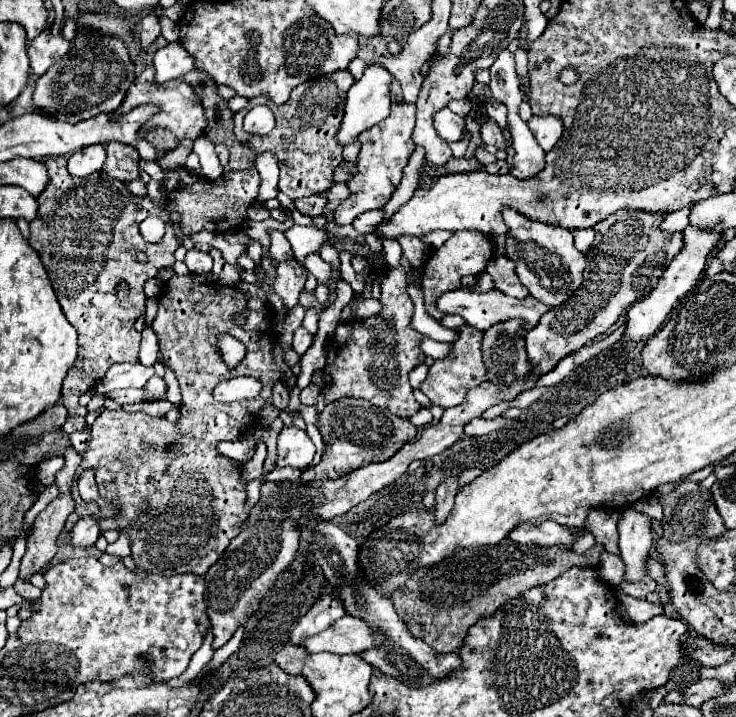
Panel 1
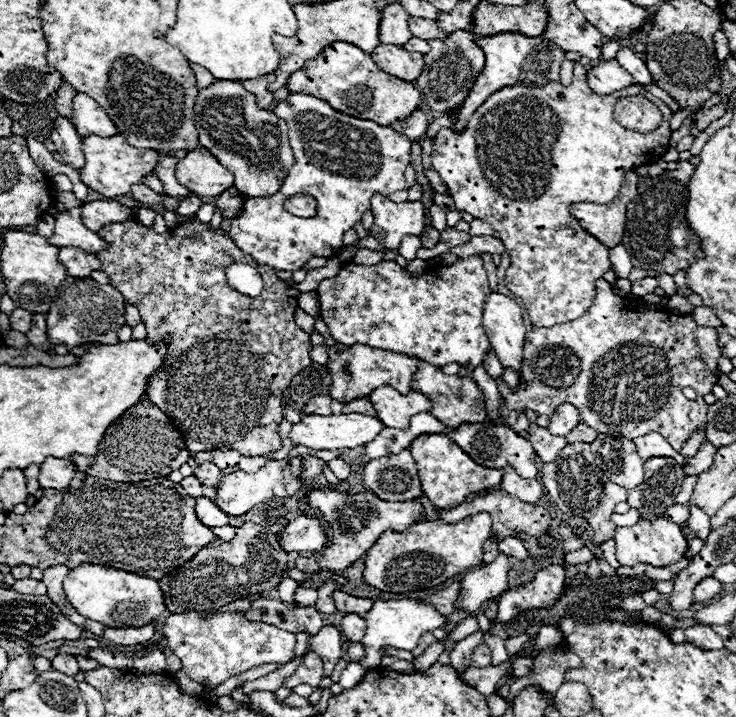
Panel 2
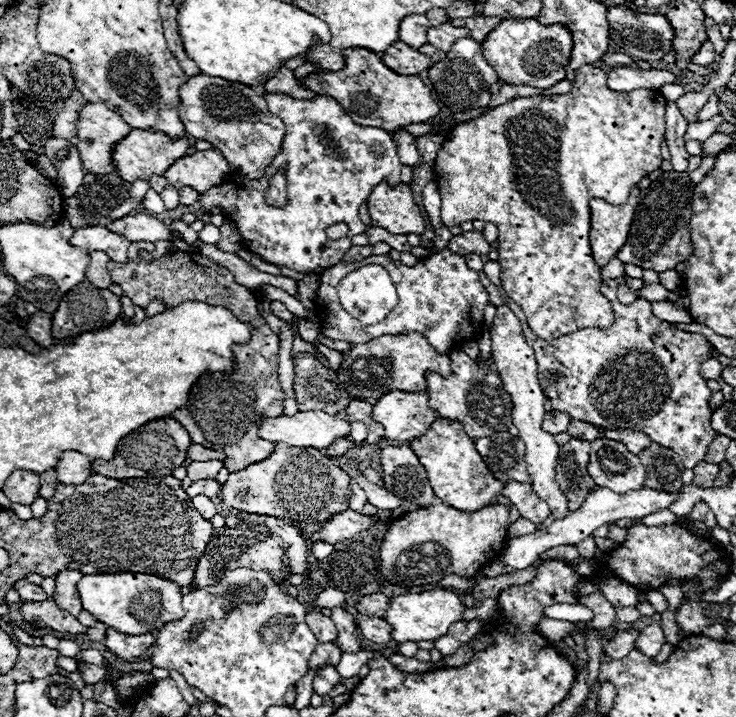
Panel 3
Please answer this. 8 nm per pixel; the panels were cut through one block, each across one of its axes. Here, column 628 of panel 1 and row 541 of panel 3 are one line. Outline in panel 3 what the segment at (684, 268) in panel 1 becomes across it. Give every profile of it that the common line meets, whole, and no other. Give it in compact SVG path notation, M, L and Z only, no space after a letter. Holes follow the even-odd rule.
M344 510L340 514L330 516L330 520L326 520L318 532L308 536L308 540L310 540L310 544L316 544L316 542L336 544L336 542L352 538L360 530L372 528L372 526L374 526L374 522L368 516L362 516L354 510Z

